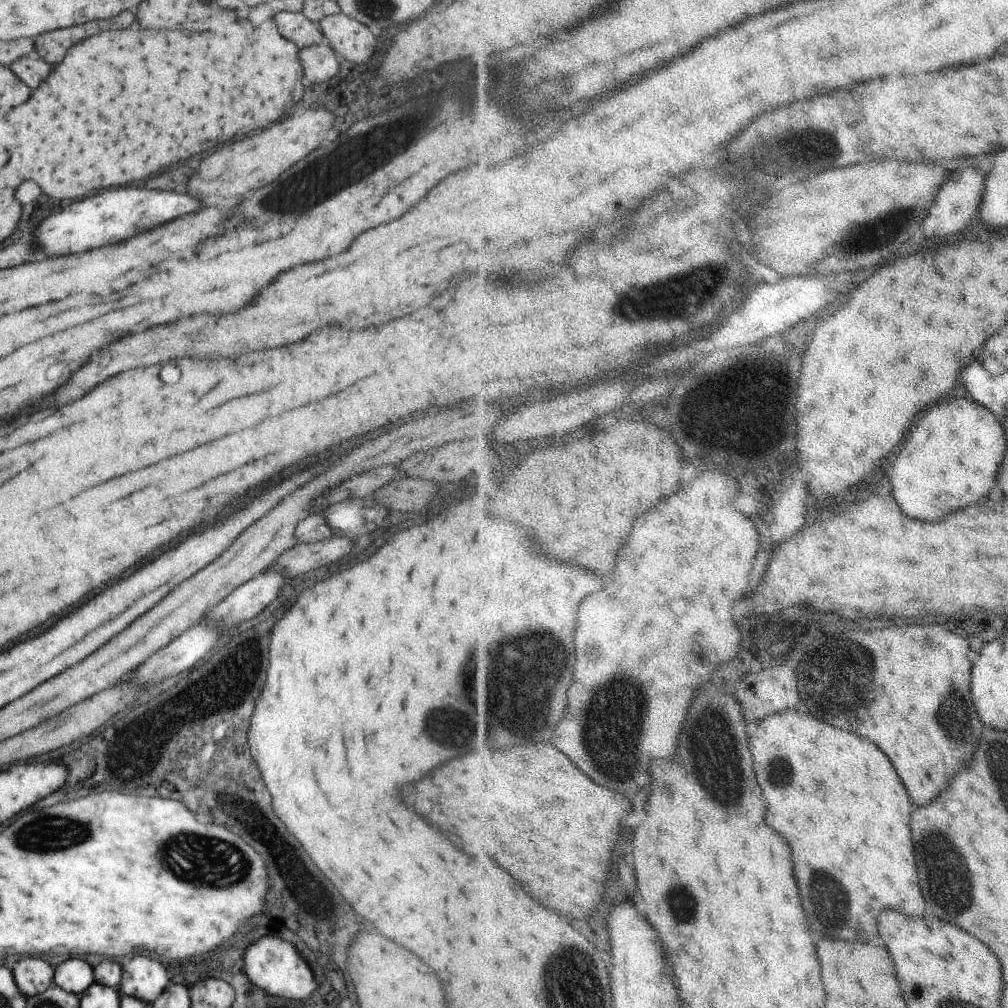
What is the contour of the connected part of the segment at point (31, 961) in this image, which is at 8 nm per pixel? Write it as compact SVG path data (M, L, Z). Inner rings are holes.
M22 958L11 968L14 982L27 998L42 994L53 983L54 971L42 958Z

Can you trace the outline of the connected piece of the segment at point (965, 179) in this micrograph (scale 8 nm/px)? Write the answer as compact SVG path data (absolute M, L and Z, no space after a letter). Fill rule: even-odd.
M958 166L950 170L950 178L943 182L942 189L939 190L930 210L926 213L926 224L924 224L924 236L926 238L946 238L950 234L960 232L962 228L968 226L972 216L977 216L983 194L985 191L985 177L980 170L972 166Z

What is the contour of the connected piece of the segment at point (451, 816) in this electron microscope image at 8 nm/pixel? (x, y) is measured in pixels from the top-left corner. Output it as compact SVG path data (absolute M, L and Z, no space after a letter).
M552 741L516 746L512 750L474 748L444 762L432 774L426 774L424 780L408 784L408 788L404 786L400 794L420 816L424 810L424 820L428 820L428 824L438 826L440 816L440 830L452 842L456 826L456 846L470 858L498 858L498 862L520 880L524 890L528 890L536 902L576 918L588 918L590 912L598 908L606 892L612 850L622 832L620 820L634 810L628 796L596 784Z

